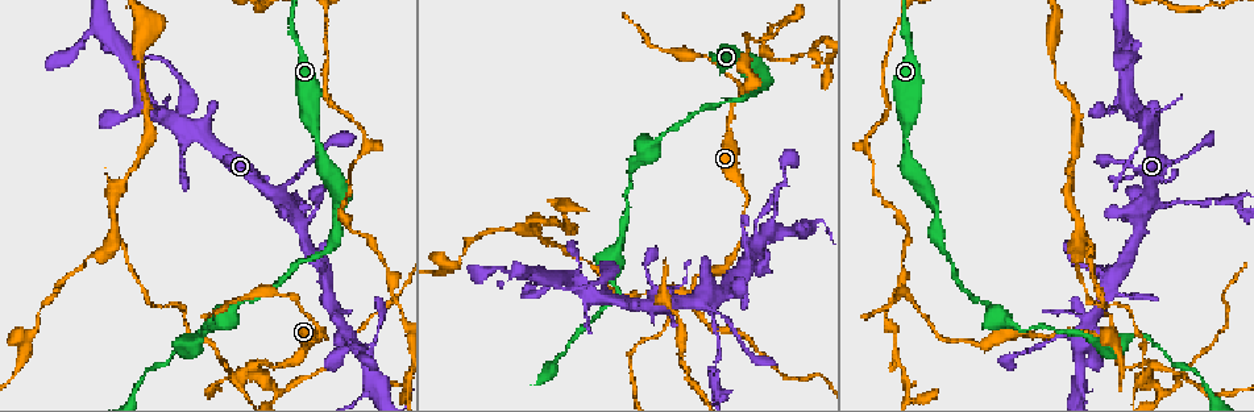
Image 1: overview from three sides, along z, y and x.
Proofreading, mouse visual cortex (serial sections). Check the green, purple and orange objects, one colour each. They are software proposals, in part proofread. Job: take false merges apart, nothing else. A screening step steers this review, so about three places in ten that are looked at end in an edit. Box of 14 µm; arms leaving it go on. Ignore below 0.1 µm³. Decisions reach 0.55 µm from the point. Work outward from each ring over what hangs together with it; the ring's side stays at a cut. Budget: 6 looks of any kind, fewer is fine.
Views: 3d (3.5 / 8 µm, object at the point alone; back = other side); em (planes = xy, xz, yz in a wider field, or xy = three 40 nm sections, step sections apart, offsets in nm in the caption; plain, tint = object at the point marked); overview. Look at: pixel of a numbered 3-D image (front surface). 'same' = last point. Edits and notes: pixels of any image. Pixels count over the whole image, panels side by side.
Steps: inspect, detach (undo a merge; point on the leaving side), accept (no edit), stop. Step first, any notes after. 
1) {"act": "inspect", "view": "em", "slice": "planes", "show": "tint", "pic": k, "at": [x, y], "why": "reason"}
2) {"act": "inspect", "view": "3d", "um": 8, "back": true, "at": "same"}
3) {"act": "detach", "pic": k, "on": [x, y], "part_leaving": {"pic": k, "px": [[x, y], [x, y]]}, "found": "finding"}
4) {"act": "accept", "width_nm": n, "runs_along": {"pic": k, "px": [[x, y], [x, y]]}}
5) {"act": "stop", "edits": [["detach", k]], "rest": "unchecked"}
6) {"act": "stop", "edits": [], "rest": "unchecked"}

{"act": "inspect", "view": "3d", "um": 3.5, "pic": 1, "at": [247, 368], "why": "abrupt turn"}

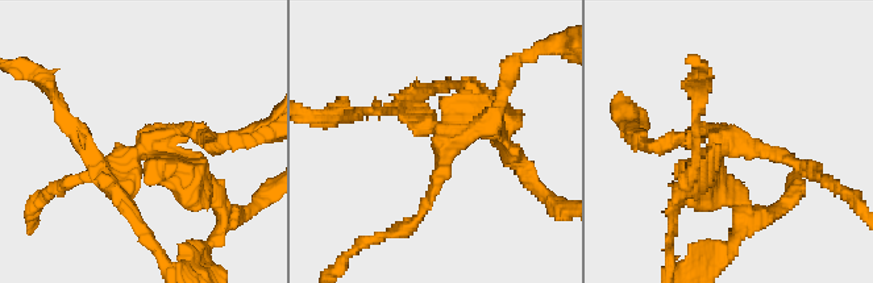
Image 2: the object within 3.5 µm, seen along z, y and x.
{"act": "inspect", "view": "em", "slice": "planes", "show": "tint", "pic": 2, "at": [444, 132], "why": "now the EM"}

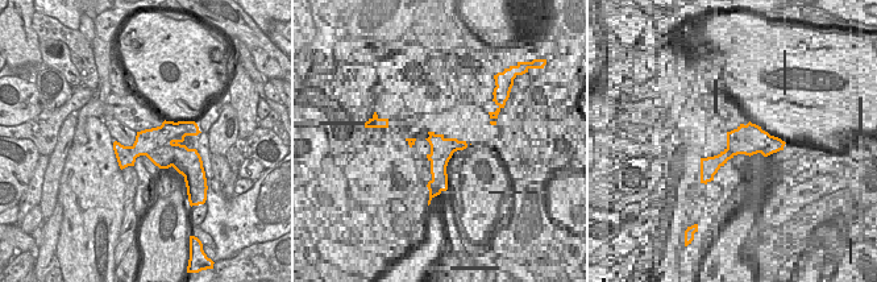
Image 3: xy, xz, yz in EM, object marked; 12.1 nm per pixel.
{"act": "detach", "pic": 2, "on": [206, 175], "part_leaving": {"pic": 2, "px": [[108, 167], [30, 74]]}, "found": "two cells meet here"}

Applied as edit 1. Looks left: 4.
{"act": "inspect", "view": "overview"}

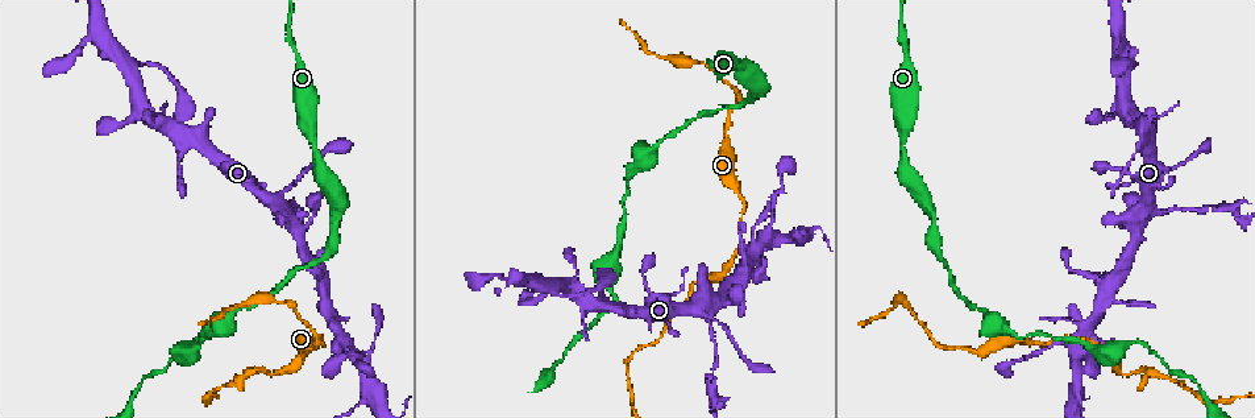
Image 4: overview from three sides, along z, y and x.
{"act": "inspect", "view": "3d", "um": 8, "pic": 4, "at": [276, 204], "why": "four-way junction"}

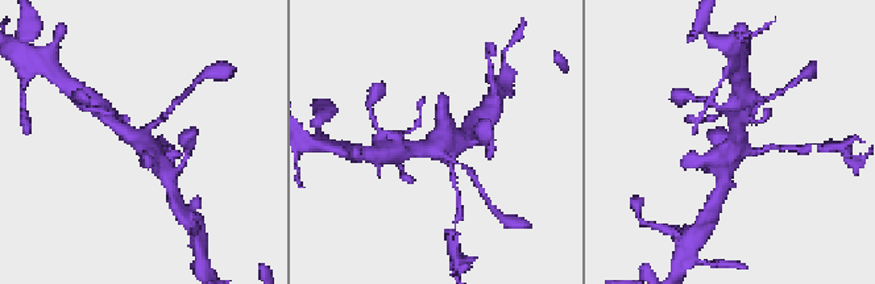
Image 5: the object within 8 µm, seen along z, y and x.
{"act": "inspect", "view": "3d", "um": 3.5, "pic": 5, "at": [739, 138]}

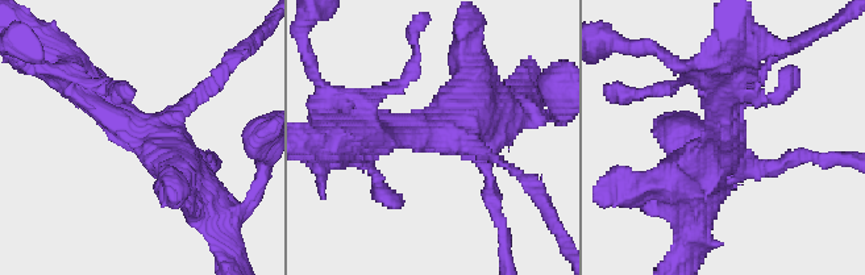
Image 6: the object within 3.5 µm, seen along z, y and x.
{"act": "inspect", "view": "em", "slice": "xy", "step": 1, "show": "tint", "pic": 6, "at": [159, 141], "arms": 4, "arm_widths_nm": [150, 200, 300, 450], "why": "need the tissue"}

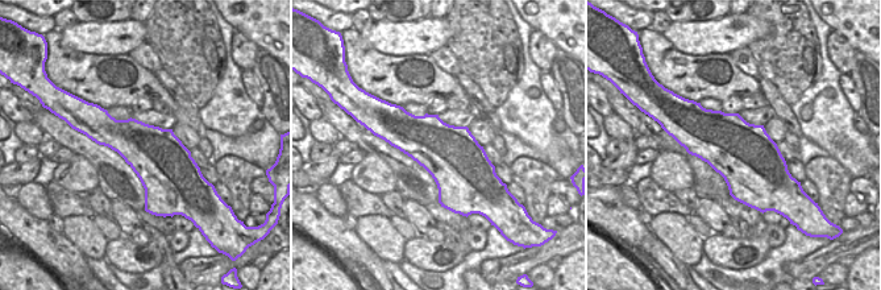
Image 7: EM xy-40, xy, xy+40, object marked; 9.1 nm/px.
{"act": "accept", "found": "continuous, no second cell"}

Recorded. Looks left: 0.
{"act": "stop", "edits": [["detach", 2]], "rest": "unchecked"}

